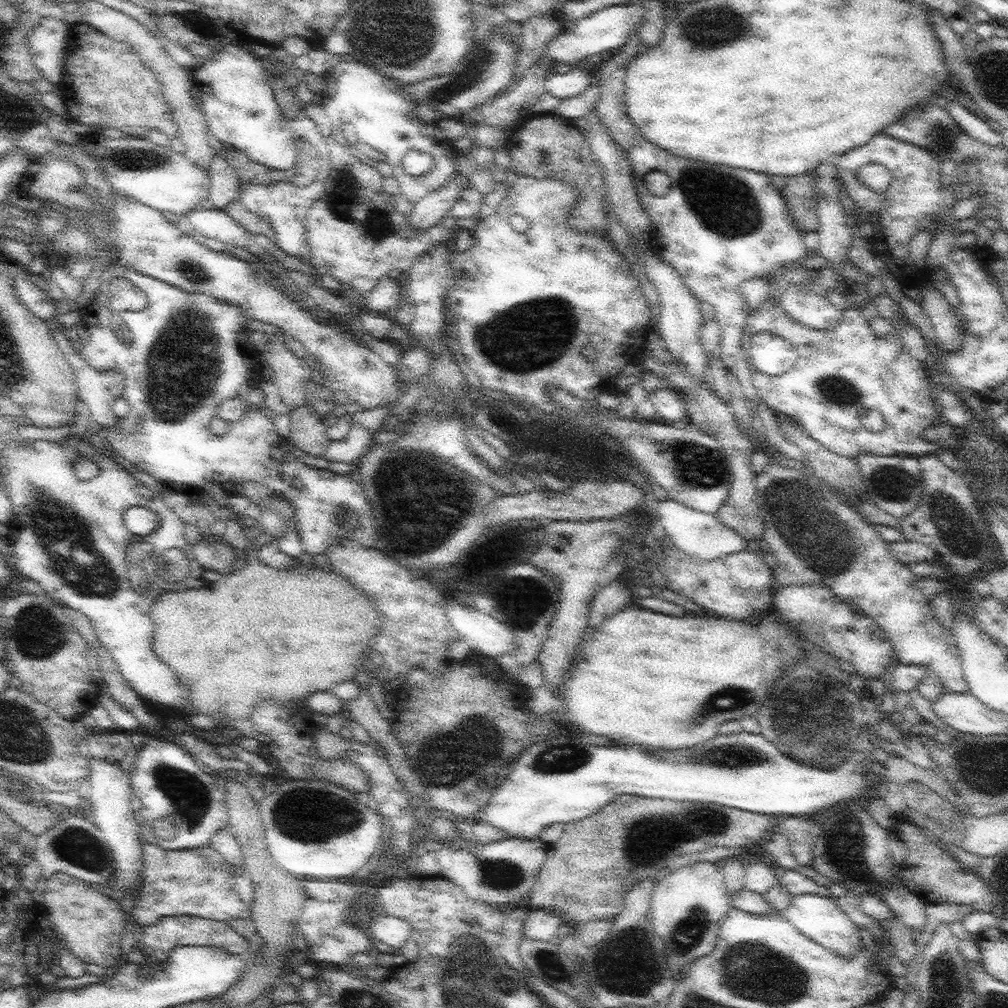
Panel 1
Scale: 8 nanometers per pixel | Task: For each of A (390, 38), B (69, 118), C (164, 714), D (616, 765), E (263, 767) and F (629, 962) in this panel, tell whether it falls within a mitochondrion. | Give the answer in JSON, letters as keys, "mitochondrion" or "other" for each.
{"A":"mitochondrion","B":"other","C":"other","D":"other","E":"other","F":"mitochondrion"}

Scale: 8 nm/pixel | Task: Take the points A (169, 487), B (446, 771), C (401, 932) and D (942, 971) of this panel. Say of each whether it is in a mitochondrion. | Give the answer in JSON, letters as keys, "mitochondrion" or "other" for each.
{"A":"other","B":"mitochondrion","C":"other","D":"mitochondrion"}

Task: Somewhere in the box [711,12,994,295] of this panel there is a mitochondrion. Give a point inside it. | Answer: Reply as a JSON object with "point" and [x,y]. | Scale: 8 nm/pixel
{"point":[939,139]}

